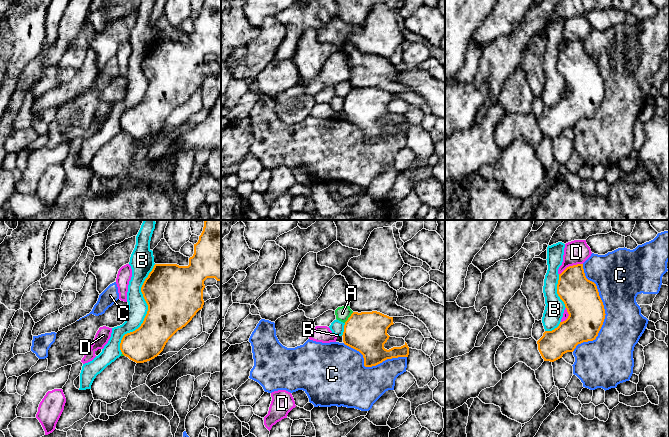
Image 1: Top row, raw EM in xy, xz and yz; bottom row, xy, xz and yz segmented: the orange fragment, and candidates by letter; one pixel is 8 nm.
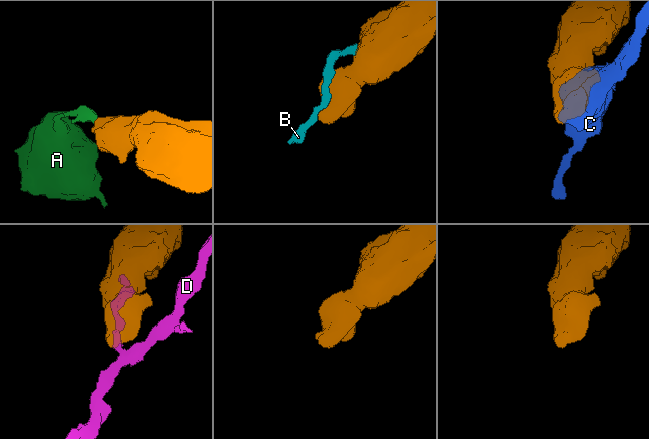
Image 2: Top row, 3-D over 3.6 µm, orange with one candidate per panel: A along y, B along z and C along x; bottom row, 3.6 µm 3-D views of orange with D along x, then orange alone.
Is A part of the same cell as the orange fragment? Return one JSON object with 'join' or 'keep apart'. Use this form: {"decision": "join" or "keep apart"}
{"decision": "keep apart"}

